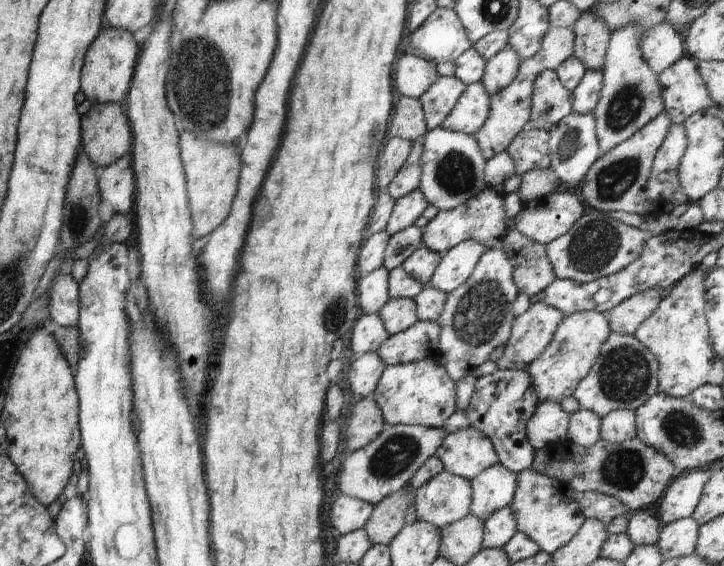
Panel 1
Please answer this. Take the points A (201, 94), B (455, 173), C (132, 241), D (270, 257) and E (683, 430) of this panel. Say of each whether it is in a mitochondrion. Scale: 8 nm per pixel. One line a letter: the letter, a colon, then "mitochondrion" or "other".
A: mitochondrion
B: mitochondrion
C: other
D: other
E: mitochondrion

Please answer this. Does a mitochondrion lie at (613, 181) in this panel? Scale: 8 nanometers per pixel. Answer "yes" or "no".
yes

